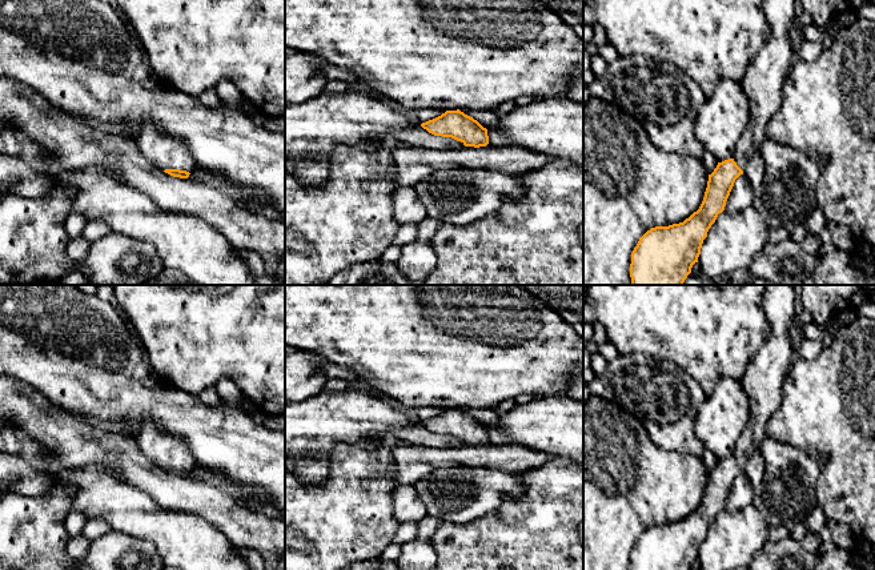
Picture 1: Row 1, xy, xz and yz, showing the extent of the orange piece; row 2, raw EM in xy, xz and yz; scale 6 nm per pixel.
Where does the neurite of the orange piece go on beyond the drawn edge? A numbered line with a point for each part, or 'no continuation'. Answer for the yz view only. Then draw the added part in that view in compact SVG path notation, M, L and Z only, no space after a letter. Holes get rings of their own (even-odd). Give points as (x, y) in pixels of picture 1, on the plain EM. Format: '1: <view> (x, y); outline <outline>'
1: yz (763, 380); outline M794 285L766 286L763 306L770 332L740 381L750 402L750 418L732 457L742 469L759 450L766 437L766 425L782 404L783 384L792 365L790 332L798 321L794 300Z

